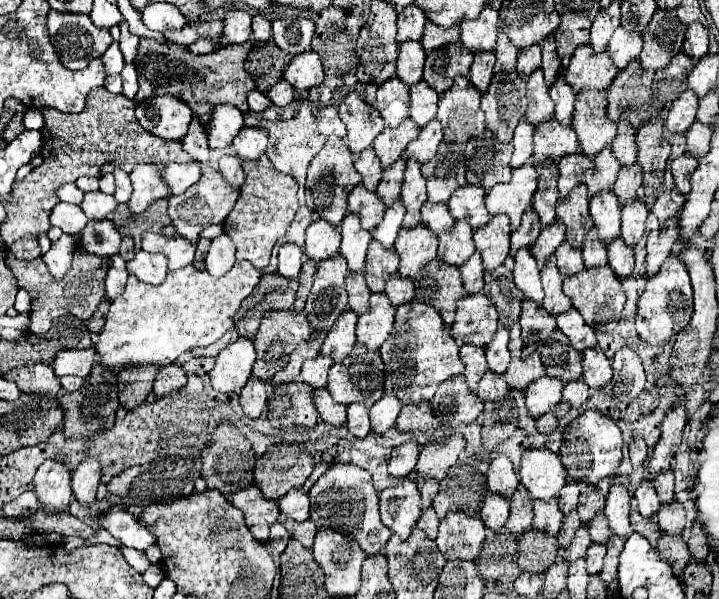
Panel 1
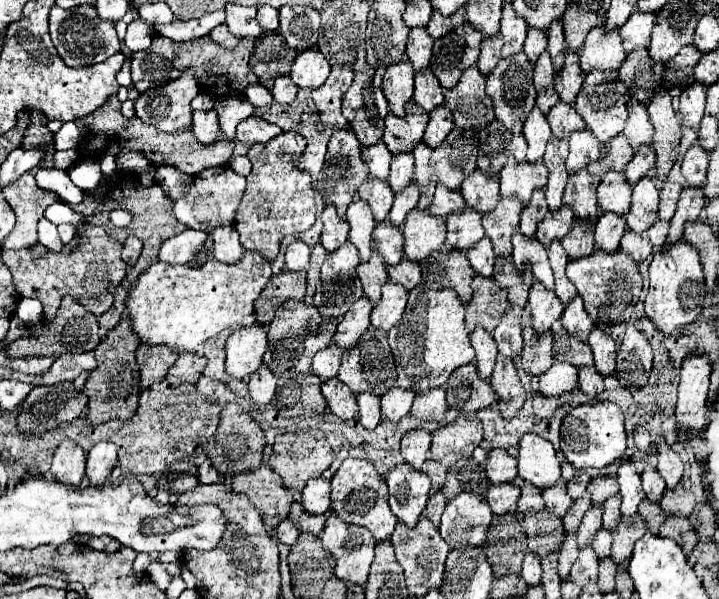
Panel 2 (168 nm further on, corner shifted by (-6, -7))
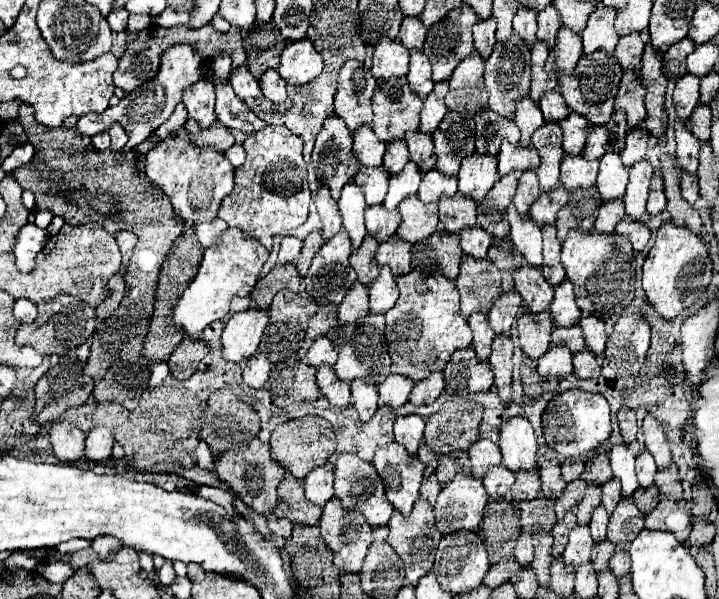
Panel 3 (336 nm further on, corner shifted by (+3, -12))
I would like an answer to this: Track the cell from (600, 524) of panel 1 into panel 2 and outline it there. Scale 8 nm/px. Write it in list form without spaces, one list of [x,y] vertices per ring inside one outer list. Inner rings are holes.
[[[616,493],[616,495],[612,495],[612,497],[608,497],[606,501],[604,501],[604,527],[606,529],[614,529],[616,525],[618,525],[618,521],[620,521],[620,503],[622,503],[622,495],[620,493]]]

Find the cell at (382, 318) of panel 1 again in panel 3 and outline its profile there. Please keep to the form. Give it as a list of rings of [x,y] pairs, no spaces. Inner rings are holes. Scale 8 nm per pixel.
[[[381,268],[379,278],[375,280],[373,288],[369,288],[369,304],[373,314],[387,314],[399,298],[397,282],[389,268]]]

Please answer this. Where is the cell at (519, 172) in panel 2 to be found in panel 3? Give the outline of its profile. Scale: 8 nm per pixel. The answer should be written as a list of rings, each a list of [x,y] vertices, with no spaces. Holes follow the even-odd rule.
[[[509,142],[501,144],[499,150],[499,168],[497,168],[497,176],[505,176],[509,172],[527,172],[527,170],[537,170],[539,168],[539,156],[537,150],[533,146],[529,148],[521,148],[521,146],[513,146]]]

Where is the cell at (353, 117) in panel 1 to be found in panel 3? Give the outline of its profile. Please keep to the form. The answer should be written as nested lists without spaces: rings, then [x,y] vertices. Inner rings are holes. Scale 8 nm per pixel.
[[[349,60],[339,70],[339,88],[335,94],[335,114],[347,124],[351,132],[359,126],[373,122],[371,98],[377,82],[361,62]]]

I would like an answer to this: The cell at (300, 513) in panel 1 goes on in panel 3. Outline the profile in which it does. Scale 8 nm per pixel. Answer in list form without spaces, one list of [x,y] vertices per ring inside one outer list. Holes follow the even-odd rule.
[[[331,464],[319,466],[303,480],[305,484],[305,498],[311,504],[323,506],[333,498],[333,468]]]

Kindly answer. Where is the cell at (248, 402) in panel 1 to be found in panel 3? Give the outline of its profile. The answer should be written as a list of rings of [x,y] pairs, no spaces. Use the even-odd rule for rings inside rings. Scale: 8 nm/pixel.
[[[257,352],[243,366],[243,382],[249,388],[263,388],[269,378],[269,370],[271,370],[269,360],[261,352]]]

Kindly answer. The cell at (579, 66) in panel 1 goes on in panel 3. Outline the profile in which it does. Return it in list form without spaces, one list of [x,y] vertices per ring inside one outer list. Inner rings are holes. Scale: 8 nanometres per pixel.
[[[599,6],[599,8],[589,16],[587,28],[585,28],[583,34],[581,34],[583,54],[585,54],[585,56],[593,54],[595,50],[605,50],[607,56],[613,56],[615,46],[617,46],[617,40],[619,40],[617,32],[615,32],[615,28],[613,28],[615,14],[617,14],[617,10]]]

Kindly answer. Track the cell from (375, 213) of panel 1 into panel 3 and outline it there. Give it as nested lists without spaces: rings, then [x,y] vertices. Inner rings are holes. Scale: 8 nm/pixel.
[[[361,168],[357,172],[357,176],[353,178],[353,182],[361,188],[361,192],[365,194],[365,202],[367,206],[377,206],[383,202],[385,194],[387,194],[387,184],[389,184],[389,174],[385,172],[385,168]]]

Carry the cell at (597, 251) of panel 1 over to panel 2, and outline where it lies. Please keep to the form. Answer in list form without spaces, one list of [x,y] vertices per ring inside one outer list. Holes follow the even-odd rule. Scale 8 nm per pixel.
[[[604,213],[596,223],[596,247],[602,251],[616,251],[620,247],[620,239],[626,231],[626,221],[620,215]]]

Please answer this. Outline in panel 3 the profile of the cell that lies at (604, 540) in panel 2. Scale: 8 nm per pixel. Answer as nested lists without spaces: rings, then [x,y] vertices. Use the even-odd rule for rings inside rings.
[[[599,506],[593,516],[591,516],[591,522],[589,522],[589,528],[591,528],[591,536],[593,536],[593,542],[599,544],[605,540],[605,532],[607,532],[607,522],[609,522],[609,514],[605,512],[603,506]]]

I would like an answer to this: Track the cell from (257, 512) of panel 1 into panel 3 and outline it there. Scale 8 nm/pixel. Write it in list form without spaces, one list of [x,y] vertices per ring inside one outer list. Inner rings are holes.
[[[253,438],[247,446],[243,448],[233,448],[221,456],[215,456],[215,468],[217,476],[229,484],[231,492],[243,500],[253,512],[259,516],[273,514],[277,506],[277,486],[285,478],[285,470],[275,464],[275,460],[269,454],[269,444],[261,442],[259,438]]]

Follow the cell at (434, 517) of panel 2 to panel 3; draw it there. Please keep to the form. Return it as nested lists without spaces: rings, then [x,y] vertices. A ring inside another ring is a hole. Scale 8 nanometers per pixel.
[[[429,476],[429,478],[423,480],[423,484],[421,484],[421,496],[423,496],[431,506],[435,506],[435,500],[437,500],[439,492],[441,492],[441,486],[439,486],[439,482],[437,482],[435,476]]]

